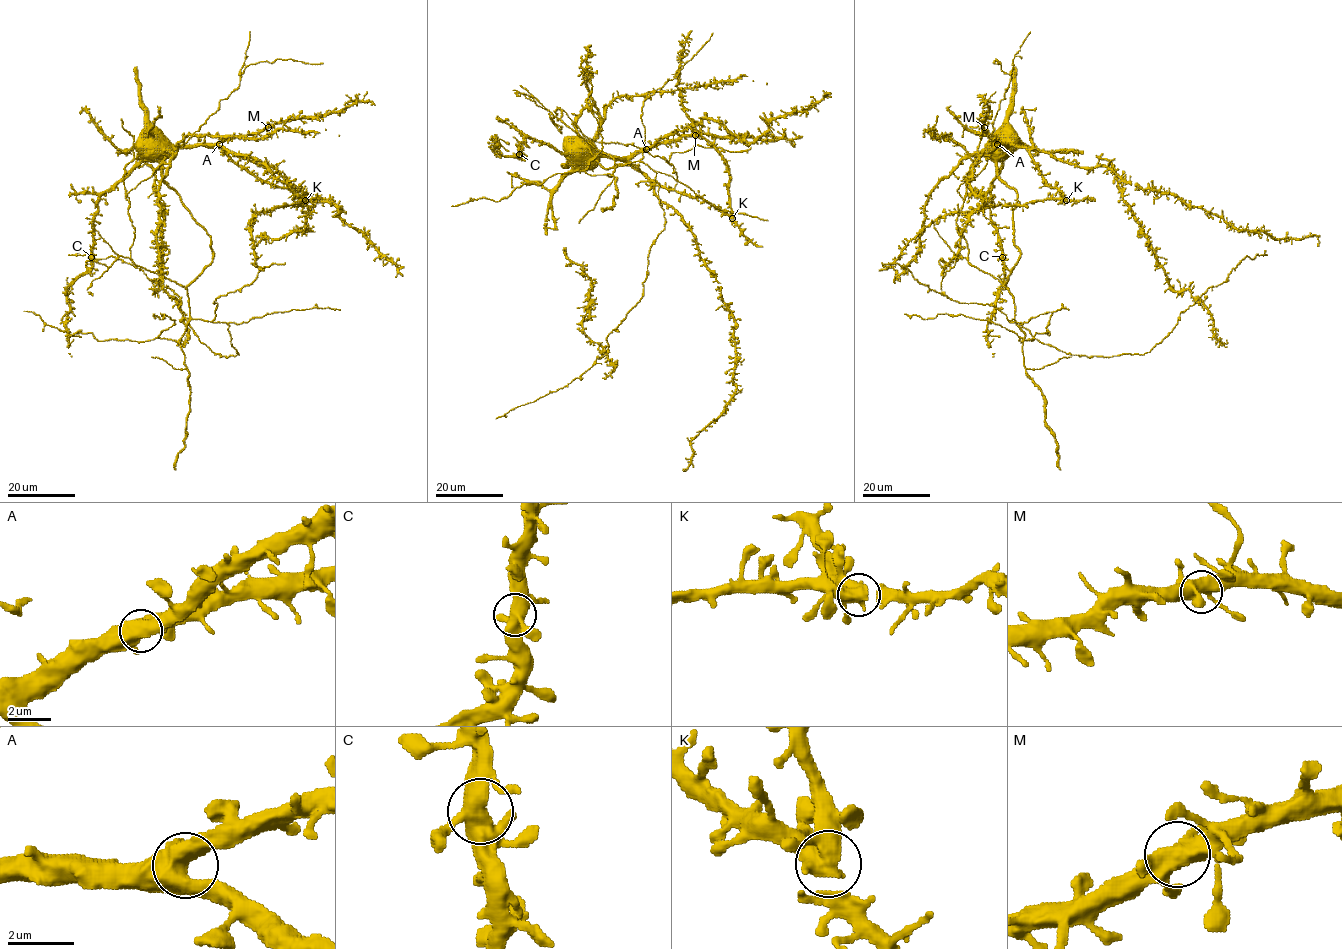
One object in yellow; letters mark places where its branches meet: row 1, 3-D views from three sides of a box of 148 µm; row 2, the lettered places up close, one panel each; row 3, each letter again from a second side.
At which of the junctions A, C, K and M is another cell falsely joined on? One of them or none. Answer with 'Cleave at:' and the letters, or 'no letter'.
Cleave at: K

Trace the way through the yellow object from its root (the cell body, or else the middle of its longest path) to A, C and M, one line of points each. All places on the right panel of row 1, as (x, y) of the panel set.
A: (991, 147), (989, 148), (991, 145), (1005, 145), (997, 144)
C: (991, 147), (1001, 166), (985, 199), (998, 233), (1002, 257)
M: (991, 147), (989, 148), (991, 145), (1005, 145), (1000, 145), (988, 134), (984, 127)

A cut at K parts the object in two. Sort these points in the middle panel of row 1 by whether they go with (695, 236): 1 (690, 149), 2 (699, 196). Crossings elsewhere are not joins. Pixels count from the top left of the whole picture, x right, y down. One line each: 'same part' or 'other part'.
1: same part
2: same part

